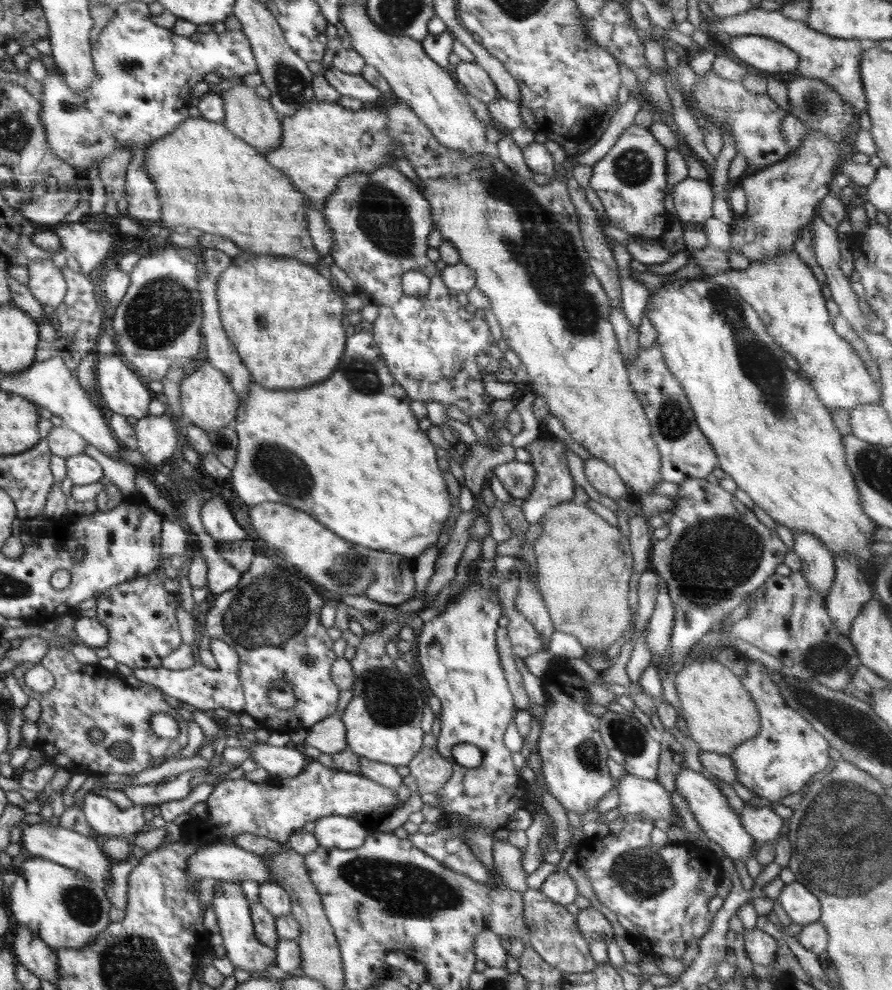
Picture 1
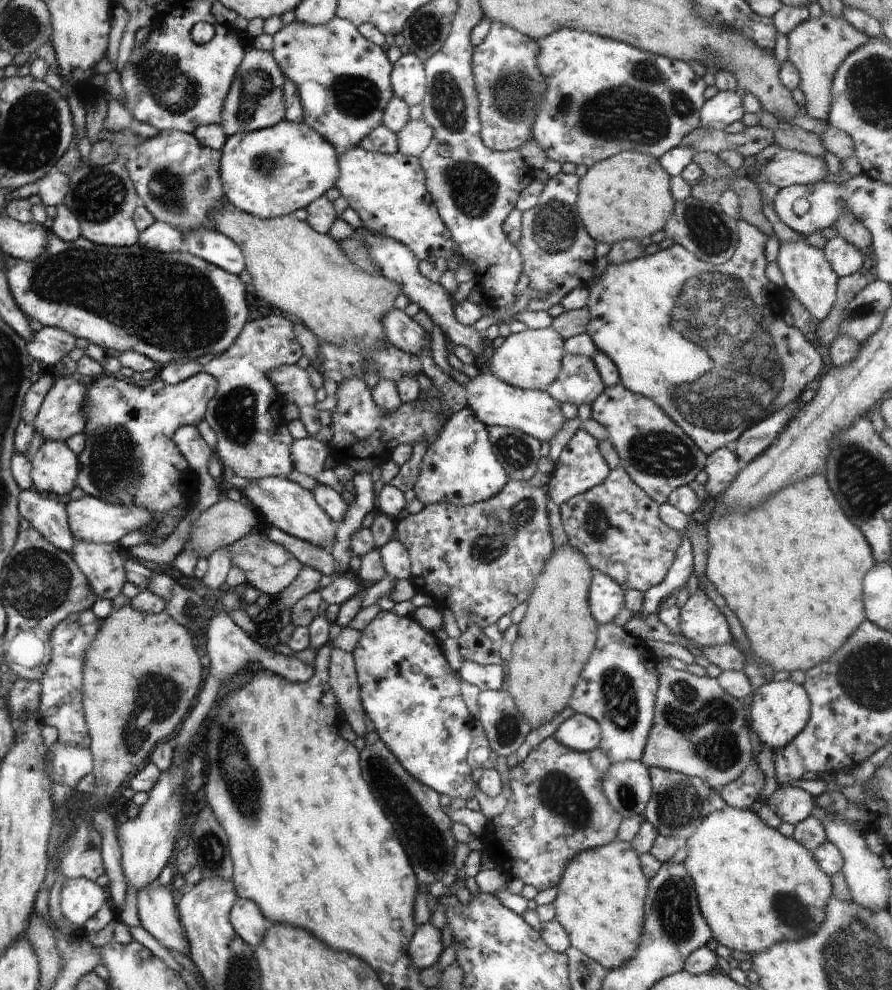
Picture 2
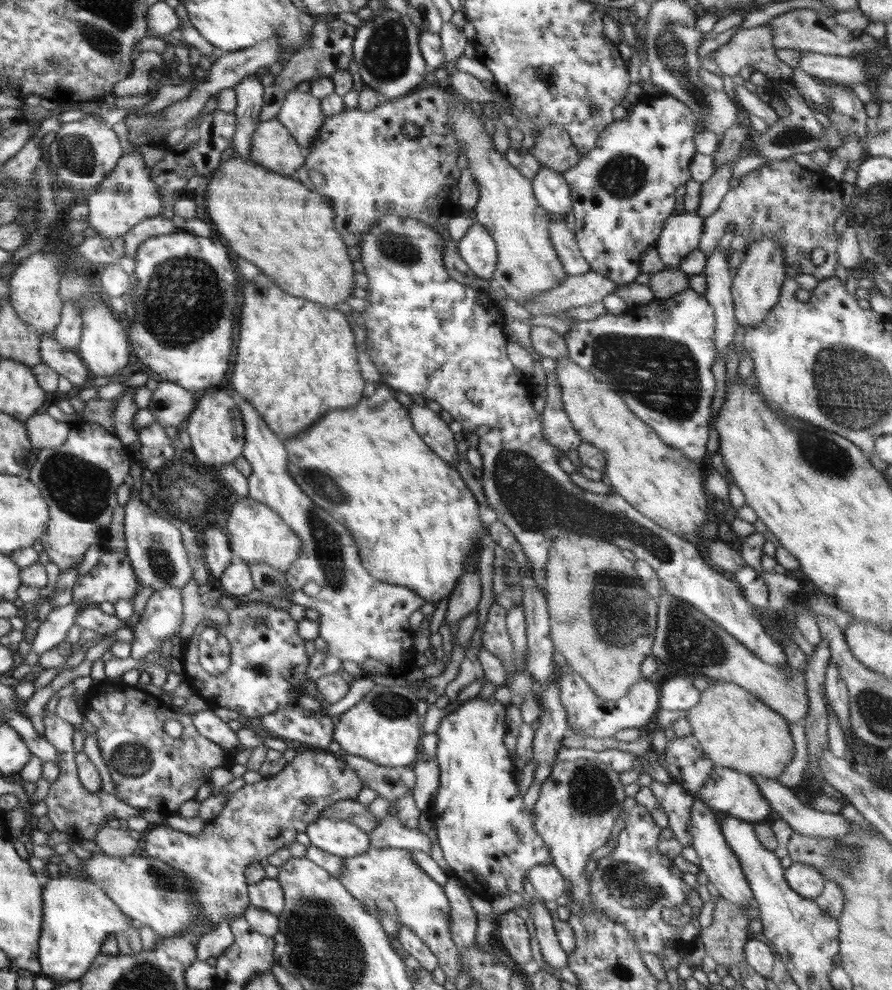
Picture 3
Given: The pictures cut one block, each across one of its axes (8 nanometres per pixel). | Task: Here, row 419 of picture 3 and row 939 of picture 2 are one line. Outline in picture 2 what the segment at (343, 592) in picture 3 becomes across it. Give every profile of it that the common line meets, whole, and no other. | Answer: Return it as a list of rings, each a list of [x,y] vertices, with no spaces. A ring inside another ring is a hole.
[[[237,898],[230,909],[229,920],[236,934],[252,948],[264,940],[269,923],[252,900]]]

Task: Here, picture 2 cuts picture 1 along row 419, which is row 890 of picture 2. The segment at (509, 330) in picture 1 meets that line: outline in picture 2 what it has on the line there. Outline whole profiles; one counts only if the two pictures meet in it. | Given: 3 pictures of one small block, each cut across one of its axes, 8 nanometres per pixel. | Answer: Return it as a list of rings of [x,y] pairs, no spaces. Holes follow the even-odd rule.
[[[614,839],[600,848],[578,852],[564,868],[553,901],[555,918],[566,930],[570,944],[606,970],[616,970],[636,956],[644,932],[644,903],[649,879],[640,868],[631,842]]]

